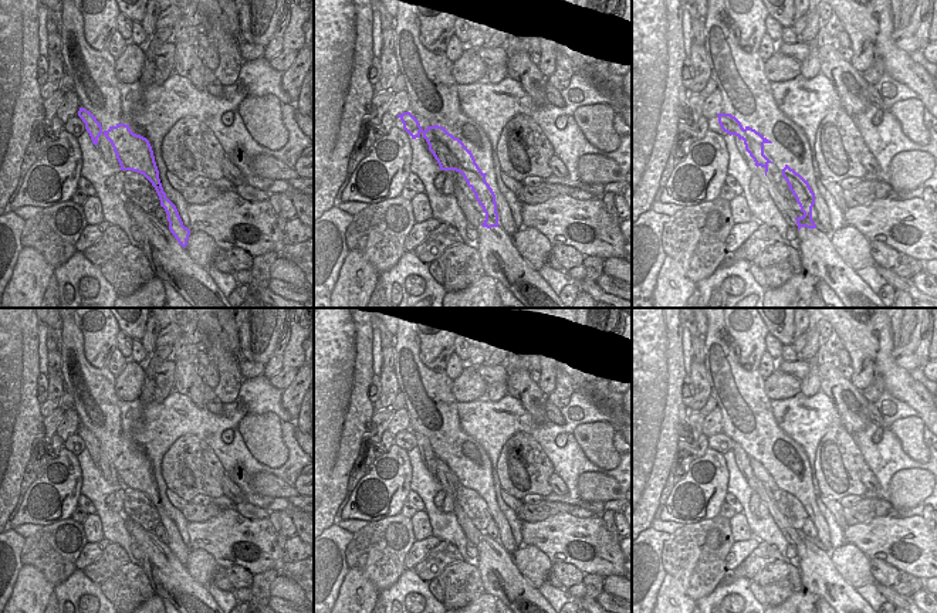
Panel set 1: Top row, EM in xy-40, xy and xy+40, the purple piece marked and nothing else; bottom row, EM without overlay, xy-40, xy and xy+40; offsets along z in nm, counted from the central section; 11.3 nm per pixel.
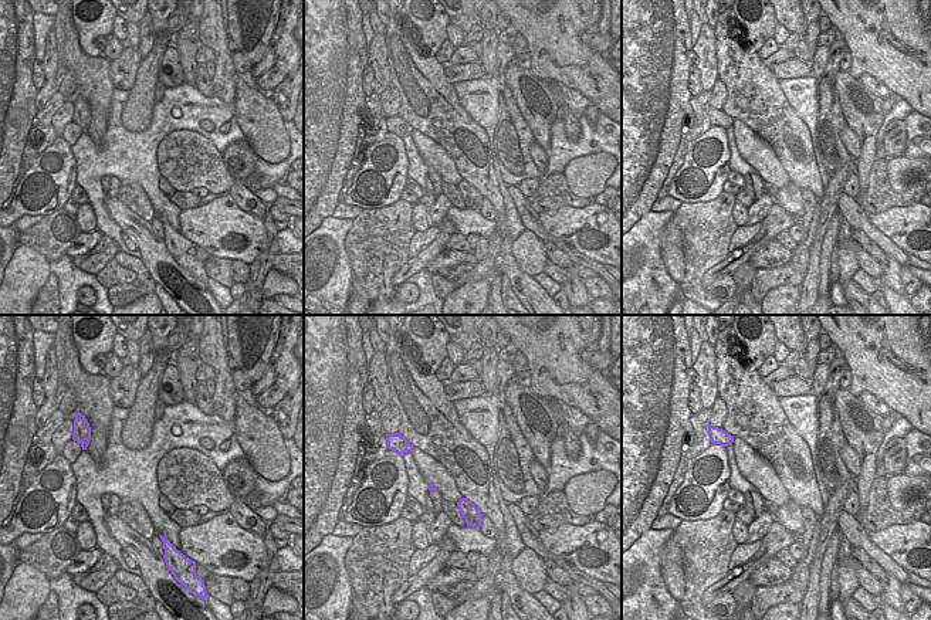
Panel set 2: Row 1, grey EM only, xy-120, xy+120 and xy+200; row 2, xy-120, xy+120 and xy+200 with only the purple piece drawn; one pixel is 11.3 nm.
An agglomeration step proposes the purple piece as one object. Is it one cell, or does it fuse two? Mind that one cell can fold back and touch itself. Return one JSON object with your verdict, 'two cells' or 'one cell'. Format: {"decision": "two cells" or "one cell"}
{"decision": "two cells"}

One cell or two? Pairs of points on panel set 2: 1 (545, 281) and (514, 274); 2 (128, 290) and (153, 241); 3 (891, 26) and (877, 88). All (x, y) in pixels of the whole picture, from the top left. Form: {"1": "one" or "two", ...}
{"1": "two", "2": "two", "3": "two"}

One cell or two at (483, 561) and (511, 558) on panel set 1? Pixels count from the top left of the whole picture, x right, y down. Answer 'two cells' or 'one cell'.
one cell

